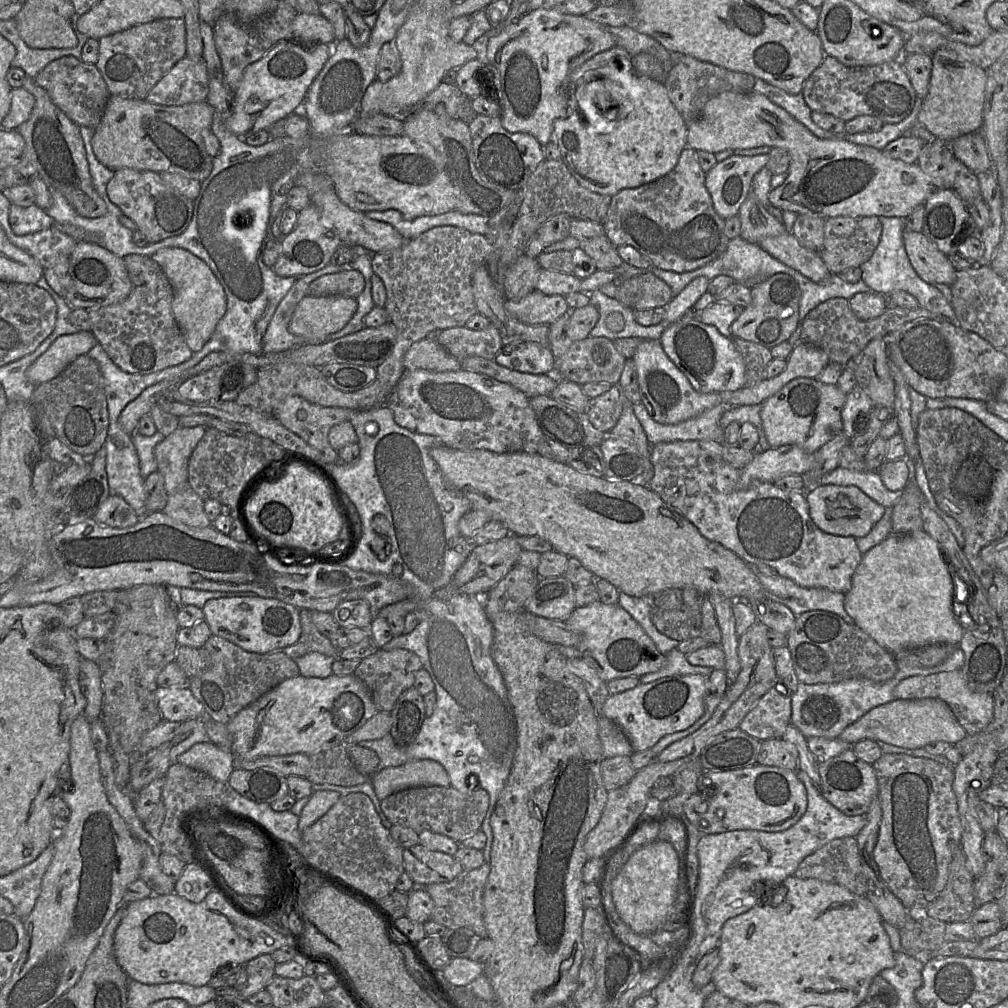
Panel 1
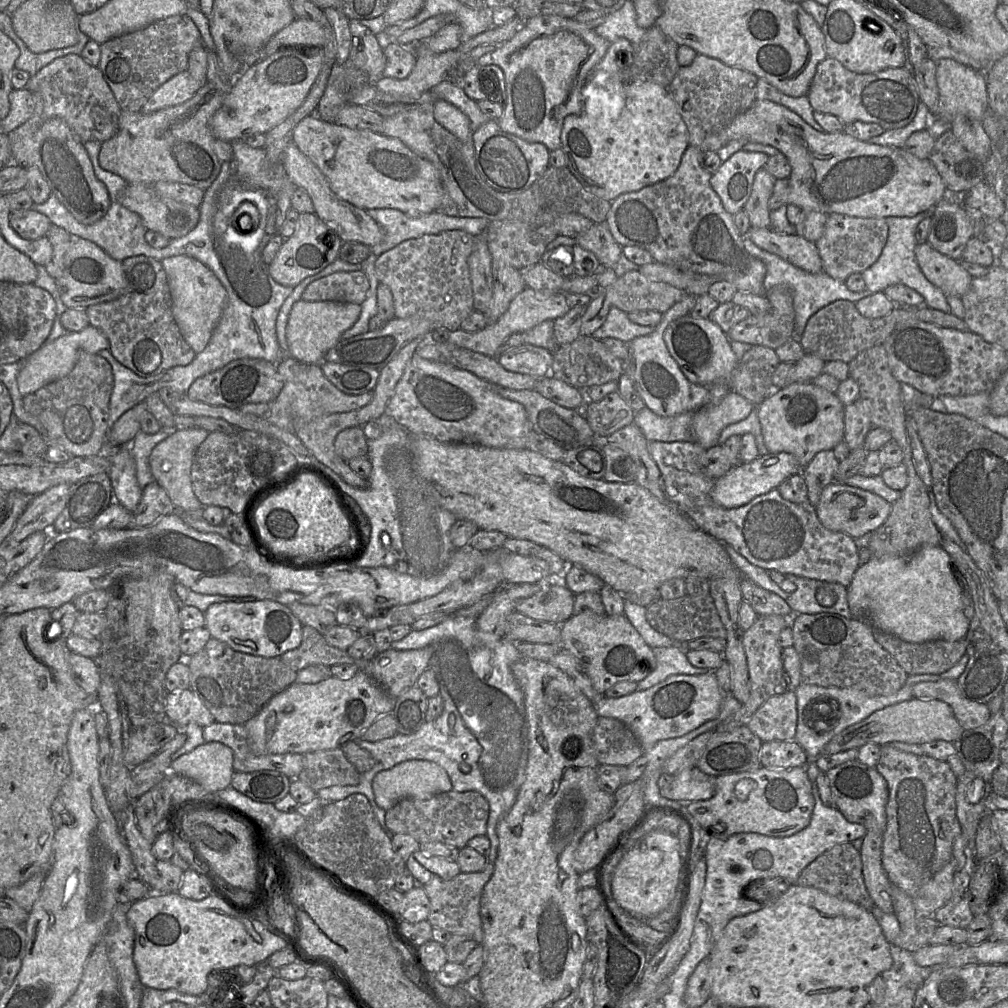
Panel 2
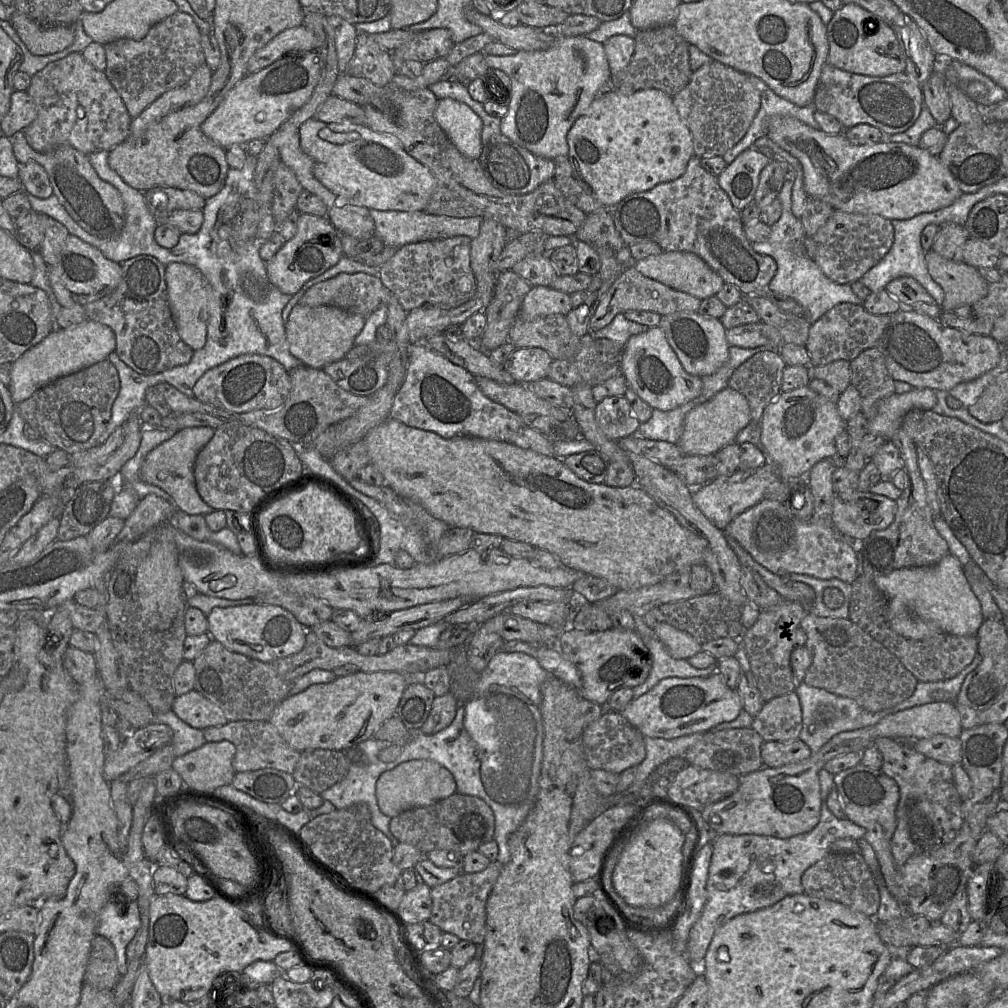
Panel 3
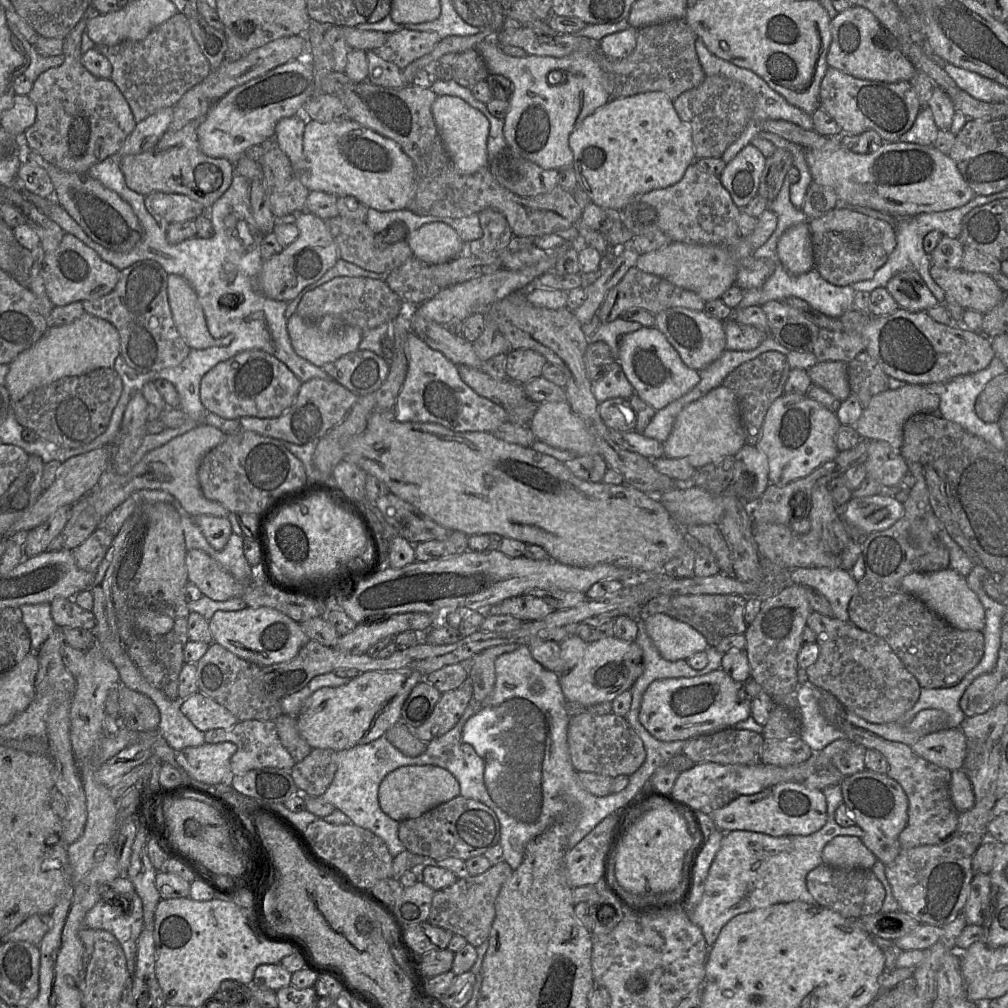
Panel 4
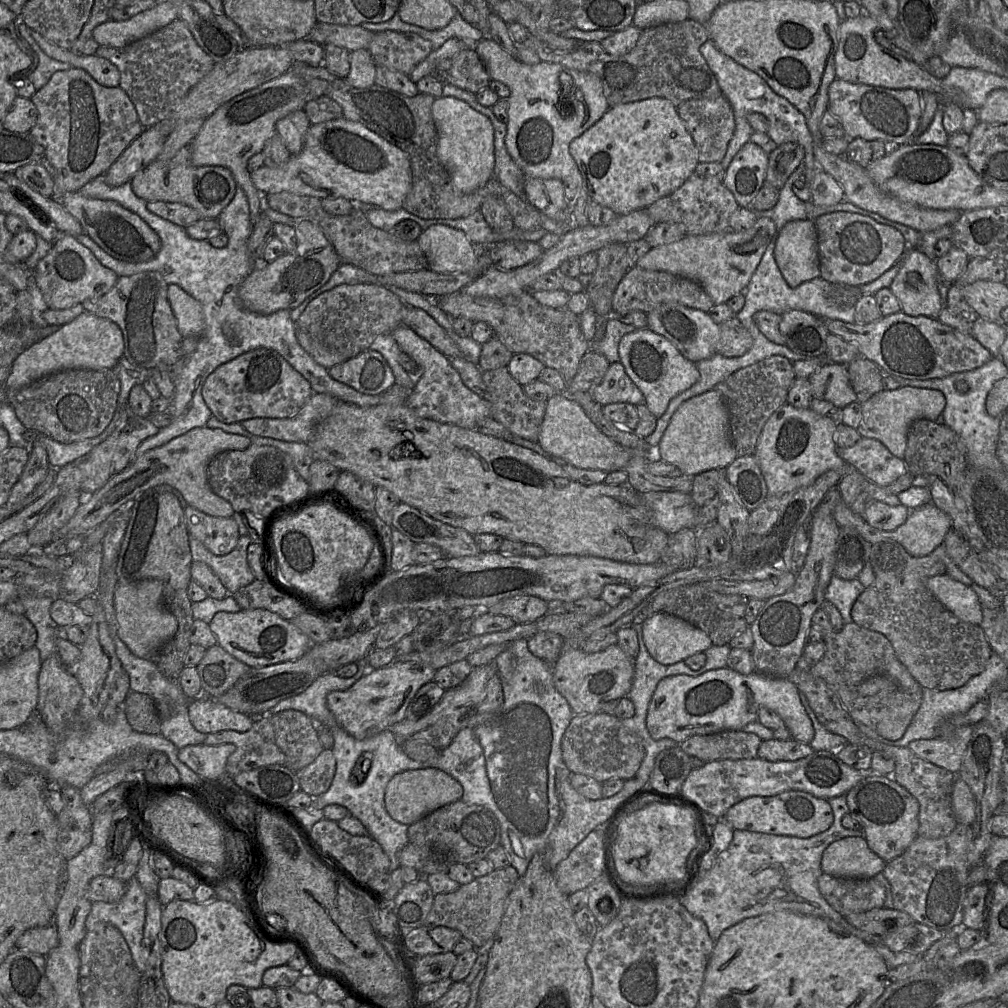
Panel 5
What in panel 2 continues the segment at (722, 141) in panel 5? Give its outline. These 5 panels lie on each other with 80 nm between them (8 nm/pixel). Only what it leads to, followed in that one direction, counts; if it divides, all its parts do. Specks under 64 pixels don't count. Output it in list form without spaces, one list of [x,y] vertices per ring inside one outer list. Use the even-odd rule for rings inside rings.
[[[698,54],[688,66],[682,66],[667,90],[689,132],[689,144],[701,148],[703,141],[725,128],[757,100],[758,77],[745,70],[729,67],[721,61]]]

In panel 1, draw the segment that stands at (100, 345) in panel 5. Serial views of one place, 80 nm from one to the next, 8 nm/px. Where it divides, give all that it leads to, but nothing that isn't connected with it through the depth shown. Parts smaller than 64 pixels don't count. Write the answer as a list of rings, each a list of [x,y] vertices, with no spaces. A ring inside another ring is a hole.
[[[92,331],[59,336],[26,371],[35,387],[60,375],[78,356],[88,354],[98,340]]]

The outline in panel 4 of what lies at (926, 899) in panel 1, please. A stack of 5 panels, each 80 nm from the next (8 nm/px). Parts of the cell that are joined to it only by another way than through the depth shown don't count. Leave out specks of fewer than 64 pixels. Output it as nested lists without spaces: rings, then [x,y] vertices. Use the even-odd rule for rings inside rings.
[[[818,689],[815,690],[815,696],[827,722],[846,734],[853,743],[879,751],[889,765],[886,775],[896,780],[905,791],[909,801],[908,822],[899,835],[901,849],[937,845],[949,839],[955,832],[960,817],[951,797],[952,772],[920,757],[907,744],[886,740],[853,725],[847,719],[844,705],[831,693]]]

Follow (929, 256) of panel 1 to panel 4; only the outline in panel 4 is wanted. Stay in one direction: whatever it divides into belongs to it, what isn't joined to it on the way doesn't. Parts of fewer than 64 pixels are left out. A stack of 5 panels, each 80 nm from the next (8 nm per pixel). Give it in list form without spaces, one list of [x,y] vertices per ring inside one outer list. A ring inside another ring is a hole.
[[[932,264],[930,274],[945,292],[944,303],[954,303],[985,314],[1005,299],[1004,291],[985,273]]]

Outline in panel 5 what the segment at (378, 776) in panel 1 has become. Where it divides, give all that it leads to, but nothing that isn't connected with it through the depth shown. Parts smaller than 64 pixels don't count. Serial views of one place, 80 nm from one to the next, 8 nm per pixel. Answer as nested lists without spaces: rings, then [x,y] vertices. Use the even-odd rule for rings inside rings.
[[[427,767],[394,775],[386,786],[384,801],[387,812],[394,820],[411,825],[436,809],[461,800],[462,796],[460,782],[438,768]]]

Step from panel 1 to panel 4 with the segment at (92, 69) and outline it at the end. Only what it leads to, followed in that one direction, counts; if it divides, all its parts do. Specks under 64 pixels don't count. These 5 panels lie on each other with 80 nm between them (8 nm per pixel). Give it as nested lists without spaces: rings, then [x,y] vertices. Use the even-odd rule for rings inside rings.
[[[91,5],[83,18],[65,37],[64,62],[41,73],[33,82],[28,94],[37,109],[36,121],[25,133],[28,147],[54,166],[71,173],[87,174],[89,169],[104,159],[116,155],[136,126],[131,108],[111,79],[100,79],[92,75],[81,63],[81,40],[89,19],[100,14]]]

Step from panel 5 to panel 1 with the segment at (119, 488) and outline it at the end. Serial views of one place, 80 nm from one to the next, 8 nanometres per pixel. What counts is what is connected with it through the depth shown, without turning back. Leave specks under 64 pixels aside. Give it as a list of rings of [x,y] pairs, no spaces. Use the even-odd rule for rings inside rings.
[[[178,427],[154,448],[158,471],[164,477],[168,495],[188,487],[189,458],[206,428]]]

